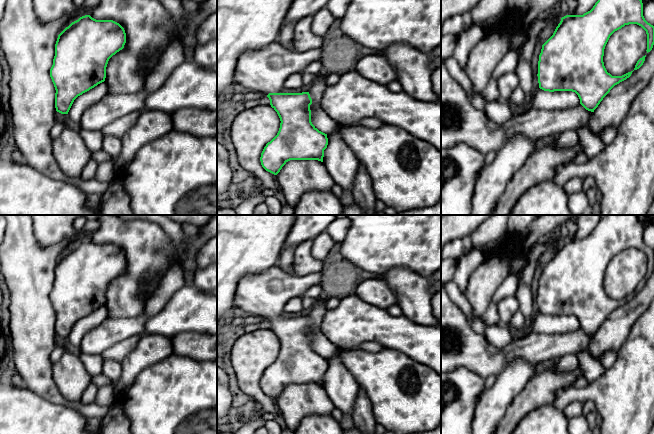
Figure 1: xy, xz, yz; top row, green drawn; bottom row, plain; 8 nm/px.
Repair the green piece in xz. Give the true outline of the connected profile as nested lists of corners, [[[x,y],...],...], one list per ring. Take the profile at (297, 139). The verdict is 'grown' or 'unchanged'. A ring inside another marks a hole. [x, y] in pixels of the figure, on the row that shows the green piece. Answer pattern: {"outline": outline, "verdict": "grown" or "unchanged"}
{"outline": [[[278,41],[238,58],[235,83],[267,96],[281,121],[277,135],[266,144],[260,157],[262,167],[274,175],[290,160],[323,162],[328,138],[311,122],[309,92],[283,92],[284,83],[292,74],[302,73],[320,58],[320,48],[291,51]]], "verdict": "grown"}

